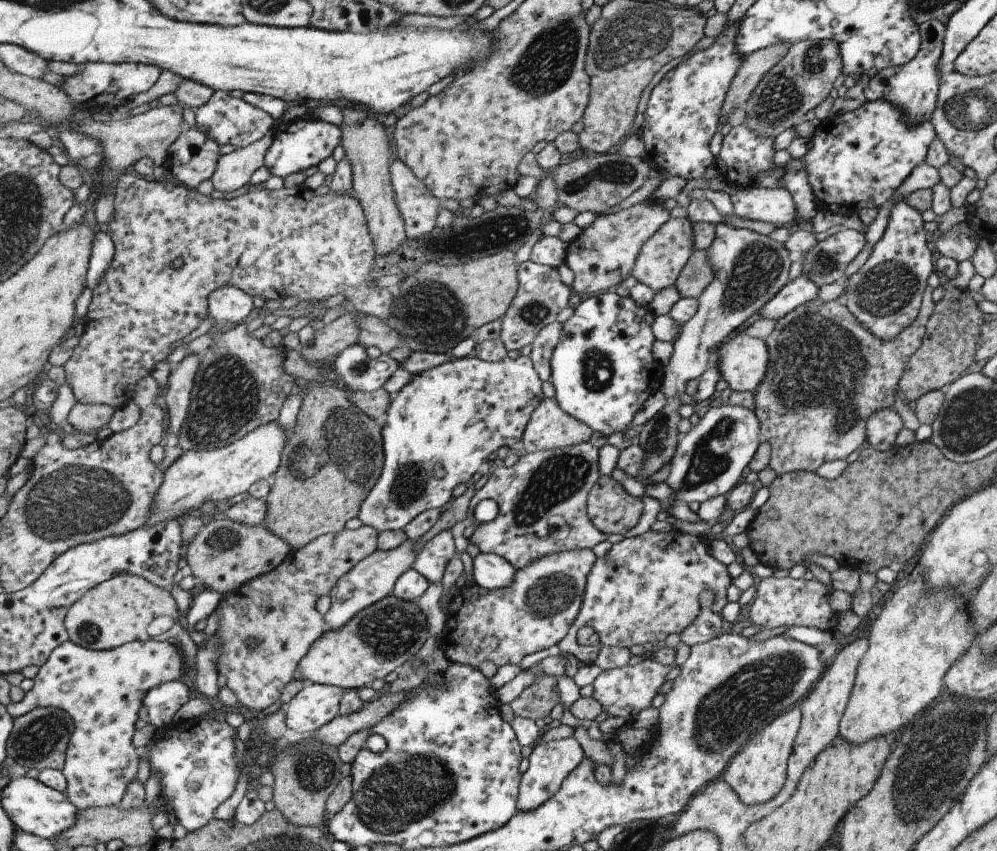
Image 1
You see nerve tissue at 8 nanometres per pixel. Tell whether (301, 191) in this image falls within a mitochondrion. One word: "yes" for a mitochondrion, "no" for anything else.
no

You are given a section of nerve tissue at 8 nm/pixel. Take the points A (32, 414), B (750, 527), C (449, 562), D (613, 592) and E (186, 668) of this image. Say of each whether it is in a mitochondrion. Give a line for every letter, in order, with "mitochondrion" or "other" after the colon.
A: other
B: other
C: other
D: other
E: other

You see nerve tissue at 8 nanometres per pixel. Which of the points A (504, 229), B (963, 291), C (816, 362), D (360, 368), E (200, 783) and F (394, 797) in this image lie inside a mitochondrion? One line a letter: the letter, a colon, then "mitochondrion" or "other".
A: mitochondrion
B: other
C: mitochondrion
D: mitochondrion
E: mitochondrion
F: mitochondrion

